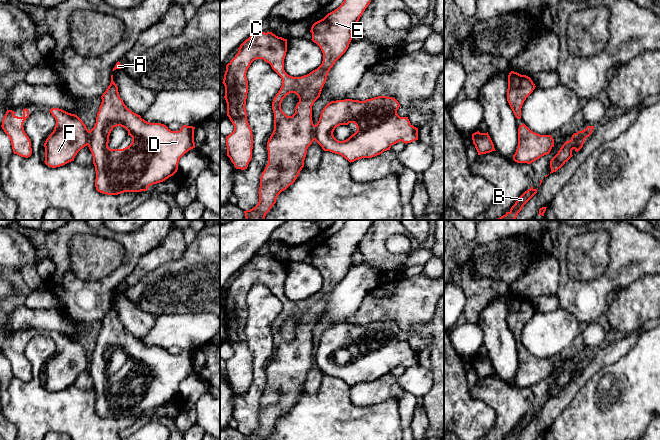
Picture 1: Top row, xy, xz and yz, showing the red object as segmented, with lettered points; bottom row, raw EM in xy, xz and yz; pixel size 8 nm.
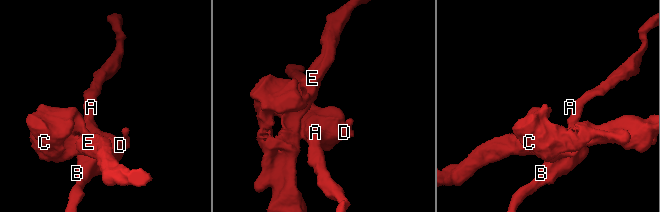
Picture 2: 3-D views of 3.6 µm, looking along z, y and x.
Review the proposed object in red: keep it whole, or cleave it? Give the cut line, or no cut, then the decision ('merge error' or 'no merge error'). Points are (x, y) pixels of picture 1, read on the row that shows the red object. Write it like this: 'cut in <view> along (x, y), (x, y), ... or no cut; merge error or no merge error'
cut in yz along (580, 131), (578, 133), (578, 140), (572, 141); merge error

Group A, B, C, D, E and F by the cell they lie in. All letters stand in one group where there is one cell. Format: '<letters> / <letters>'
A B D / C E F

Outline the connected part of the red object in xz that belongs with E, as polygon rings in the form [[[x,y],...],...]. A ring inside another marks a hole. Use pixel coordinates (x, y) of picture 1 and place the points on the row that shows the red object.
[[[344,0],[337,9],[312,25],[311,40],[320,47],[323,61],[317,69],[307,75],[293,77],[285,72],[284,59],[287,52],[287,39],[278,37],[272,32],[265,33],[257,30],[240,45],[238,53],[226,65],[222,82],[225,86],[224,98],[227,103],[227,116],[234,125],[233,132],[226,136],[226,146],[227,156],[236,169],[247,169],[252,159],[253,134],[247,121],[245,108],[248,93],[246,77],[248,68],[254,60],[263,59],[282,79],[282,86],[272,102],[274,130],[267,142],[268,164],[260,177],[259,202],[254,208],[244,211],[246,220],[265,220],[266,214],[276,203],[278,195],[292,185],[299,176],[304,167],[307,149],[314,141],[315,125],[312,121],[312,106],[320,97],[330,69],[348,49],[352,40],[352,31],[358,25],[361,15],[370,2],[371,0]],[[290,93],[295,93],[299,102],[295,107],[295,113],[292,116],[287,116],[281,109],[281,103]]]

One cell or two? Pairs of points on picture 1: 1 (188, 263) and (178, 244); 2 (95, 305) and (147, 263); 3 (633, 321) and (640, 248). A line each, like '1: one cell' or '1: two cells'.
1: two cells
2: two cells
3: two cells

